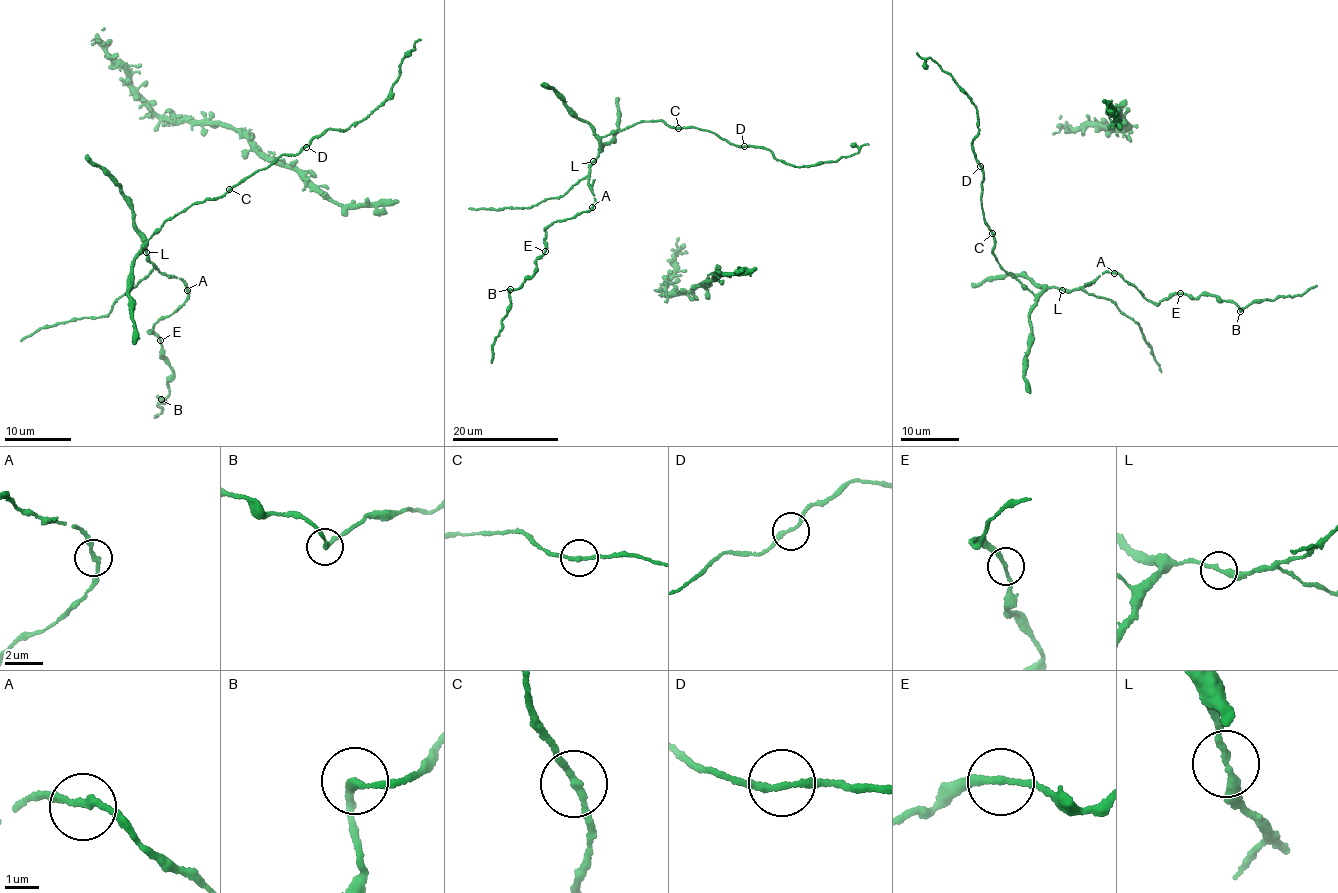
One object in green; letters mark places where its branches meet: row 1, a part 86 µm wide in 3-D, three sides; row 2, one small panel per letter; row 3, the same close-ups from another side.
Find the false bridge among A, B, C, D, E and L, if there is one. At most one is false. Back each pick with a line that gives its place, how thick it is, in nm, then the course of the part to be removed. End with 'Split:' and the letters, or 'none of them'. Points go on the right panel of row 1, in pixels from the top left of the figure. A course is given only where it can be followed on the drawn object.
Split: none of them

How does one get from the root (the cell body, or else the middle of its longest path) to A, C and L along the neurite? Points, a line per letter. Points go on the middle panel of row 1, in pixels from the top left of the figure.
A: (744, 146), (706, 130), (673, 128), (660, 120), (622, 129), (601, 139), (588, 182), (594, 195), (592, 207)
C: (744, 146), (737, 147), (706, 130), (678, 128)
L: (744, 146), (737, 147), (706, 130), (673, 128), (655, 120), (639, 122), (602, 137), (598, 157), (593, 162)

